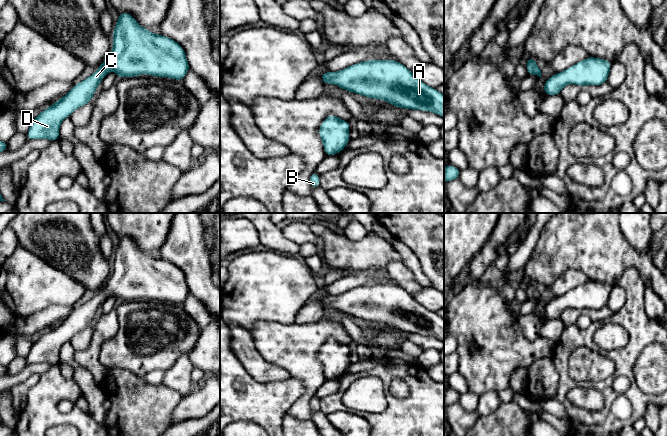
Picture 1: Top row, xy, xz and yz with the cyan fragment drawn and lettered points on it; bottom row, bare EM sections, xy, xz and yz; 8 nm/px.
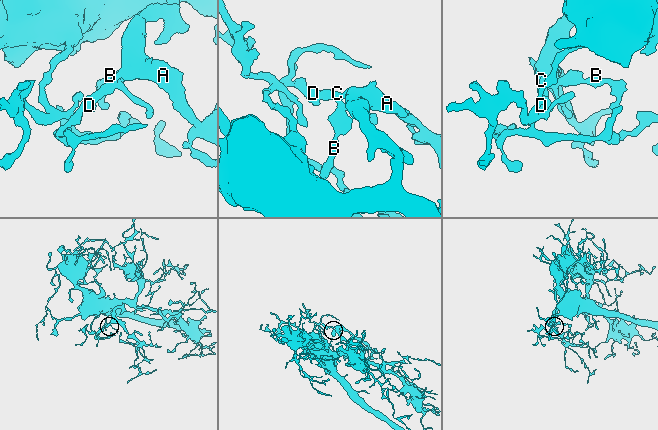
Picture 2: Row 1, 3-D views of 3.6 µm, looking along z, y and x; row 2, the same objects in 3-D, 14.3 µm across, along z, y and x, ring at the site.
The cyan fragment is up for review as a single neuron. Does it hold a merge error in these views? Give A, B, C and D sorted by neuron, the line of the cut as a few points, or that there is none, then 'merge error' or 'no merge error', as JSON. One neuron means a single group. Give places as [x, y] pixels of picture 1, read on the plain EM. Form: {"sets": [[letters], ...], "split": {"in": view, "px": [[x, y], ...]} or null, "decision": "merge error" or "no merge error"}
{"sets": [["A", "B", "C", "D"]], "split": null, "decision": "no merge error"}

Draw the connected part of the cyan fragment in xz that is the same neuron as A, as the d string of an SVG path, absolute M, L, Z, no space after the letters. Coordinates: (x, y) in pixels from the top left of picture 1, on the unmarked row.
M366 284L353 288L337 296L324 296L320 299L327 310L330 307L371 323L381 323L389 328L409 334L433 336L444 342L444 319L420 305L415 298L397 284Z

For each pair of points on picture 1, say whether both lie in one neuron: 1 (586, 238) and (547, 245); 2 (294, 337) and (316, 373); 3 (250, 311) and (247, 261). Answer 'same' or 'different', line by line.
1: same
2: same
3: same

